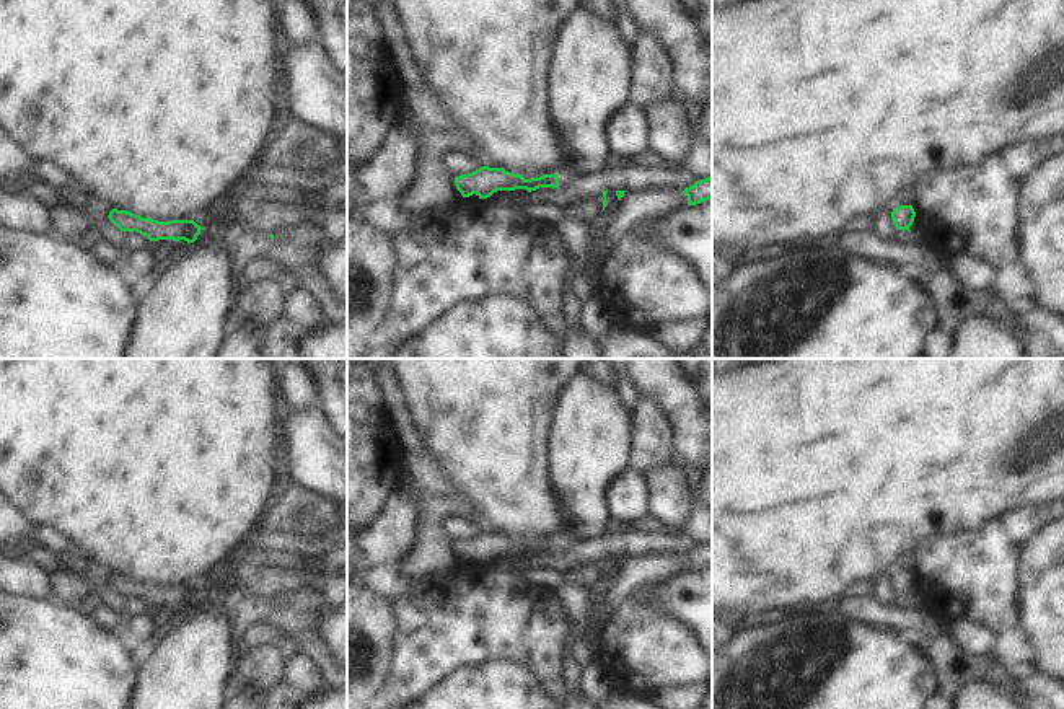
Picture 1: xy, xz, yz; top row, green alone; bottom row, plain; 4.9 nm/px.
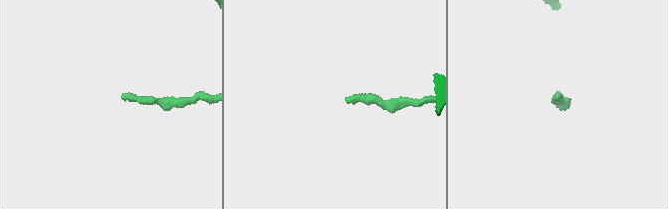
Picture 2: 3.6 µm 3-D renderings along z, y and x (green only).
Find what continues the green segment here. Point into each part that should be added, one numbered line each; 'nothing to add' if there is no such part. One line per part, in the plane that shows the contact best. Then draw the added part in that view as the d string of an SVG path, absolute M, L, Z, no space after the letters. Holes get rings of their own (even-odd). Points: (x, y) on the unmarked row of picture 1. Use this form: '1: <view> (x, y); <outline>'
nothing to add

